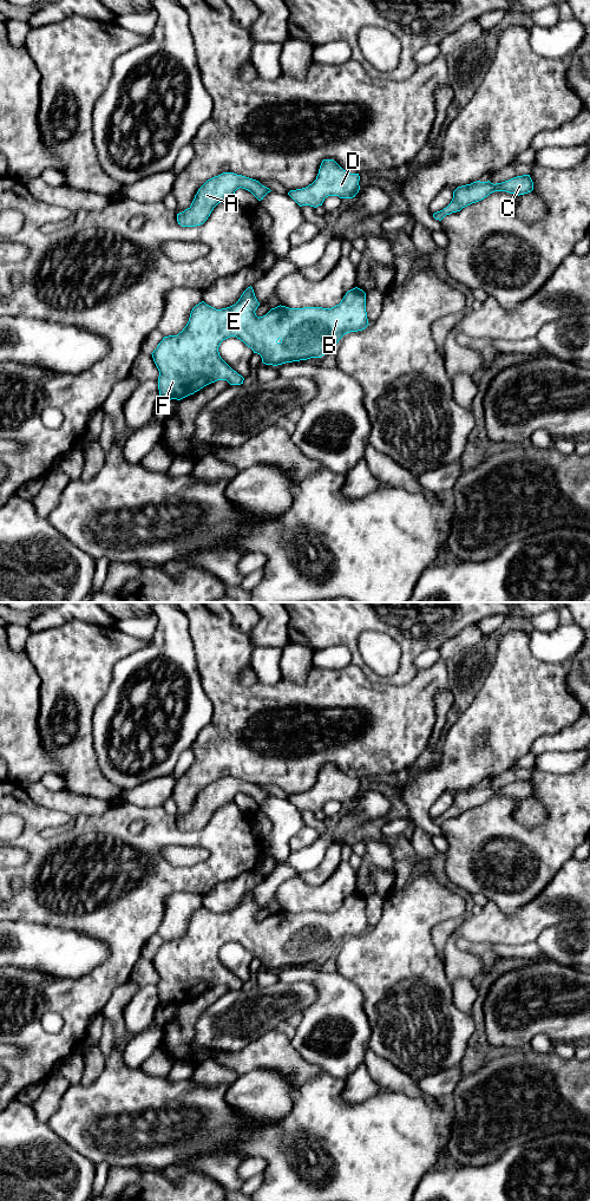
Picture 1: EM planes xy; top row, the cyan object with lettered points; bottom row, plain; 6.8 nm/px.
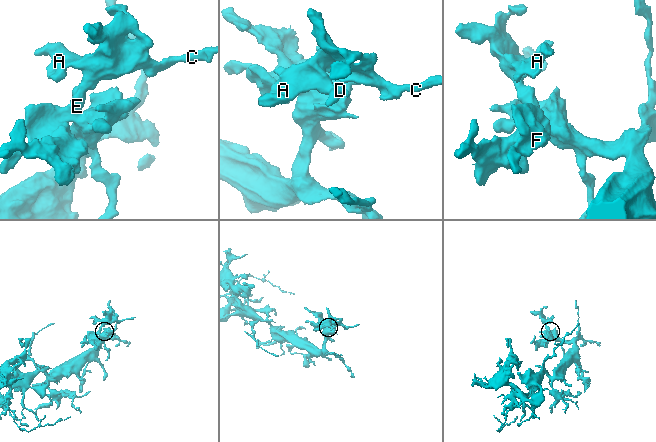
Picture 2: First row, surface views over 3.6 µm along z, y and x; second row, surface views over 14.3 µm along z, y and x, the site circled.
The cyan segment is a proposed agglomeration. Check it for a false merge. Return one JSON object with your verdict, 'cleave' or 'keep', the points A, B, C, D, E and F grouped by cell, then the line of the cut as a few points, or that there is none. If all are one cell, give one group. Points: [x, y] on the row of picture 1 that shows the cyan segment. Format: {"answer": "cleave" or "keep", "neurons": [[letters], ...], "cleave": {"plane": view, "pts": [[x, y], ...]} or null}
{"answer": "keep", "neurons": [["A", "B", "C", "D", "E", "F"]], "cleave": null}

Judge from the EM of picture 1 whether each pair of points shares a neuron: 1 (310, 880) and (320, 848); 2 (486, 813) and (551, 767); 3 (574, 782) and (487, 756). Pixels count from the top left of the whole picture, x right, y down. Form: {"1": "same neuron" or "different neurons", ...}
{"1": "different neurons", "2": "different neurons", "3": "different neurons"}

